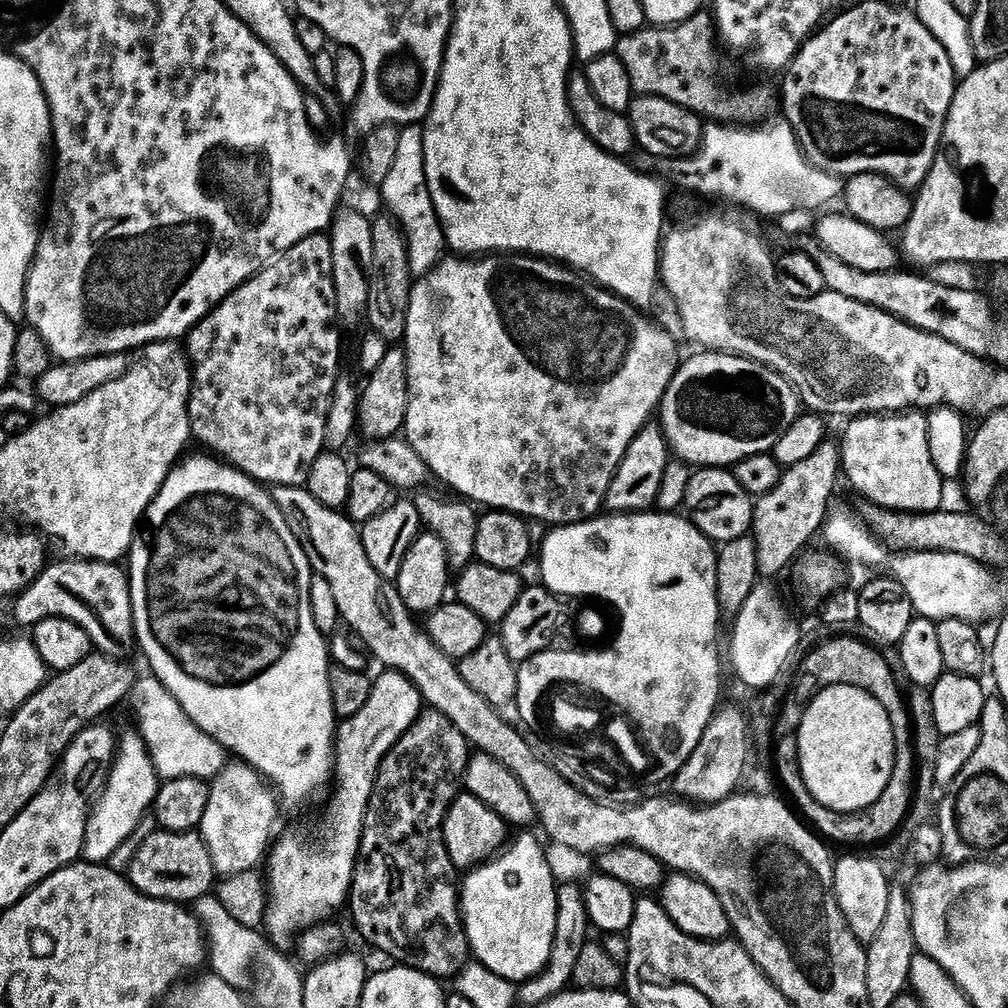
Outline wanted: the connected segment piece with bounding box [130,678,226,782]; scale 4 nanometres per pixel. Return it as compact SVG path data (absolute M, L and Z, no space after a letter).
M147 679L135 681L130 701L136 710L136 720L140 723L138 732L147 745L156 775L164 782L181 780L187 776L205 782L215 781L226 767L226 749L189 718L186 710L182 710L182 706L161 680Z

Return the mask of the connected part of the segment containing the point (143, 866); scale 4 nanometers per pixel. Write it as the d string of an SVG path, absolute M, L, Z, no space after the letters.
M156 830L140 844L132 865L126 871L127 879L132 881L142 894L159 900L170 900L173 904L188 906L193 901L209 895L213 891L214 869L208 848L199 831L165 832Z

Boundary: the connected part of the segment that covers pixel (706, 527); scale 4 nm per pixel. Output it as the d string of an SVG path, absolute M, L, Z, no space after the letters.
M701 468L693 471L690 486L686 486L683 511L707 540L723 546L751 533L754 500L739 484L732 470Z

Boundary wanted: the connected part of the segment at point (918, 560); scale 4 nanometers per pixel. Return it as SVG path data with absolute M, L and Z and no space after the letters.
M901 552L891 559L888 568L900 583L899 591L911 602L917 617L937 622L950 618L977 622L987 616L1001 615L1004 600L1000 597L1000 584L983 564L944 552Z

